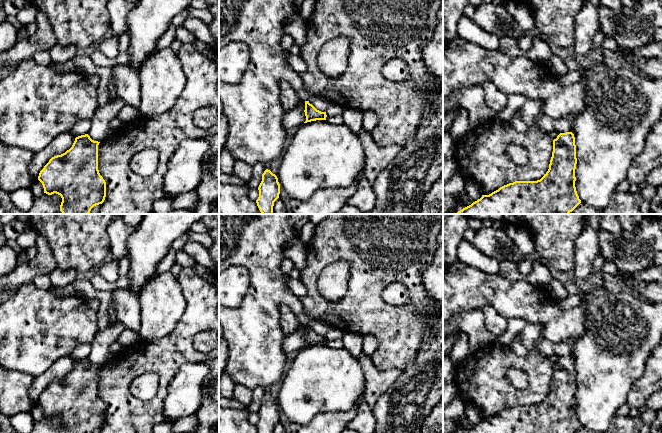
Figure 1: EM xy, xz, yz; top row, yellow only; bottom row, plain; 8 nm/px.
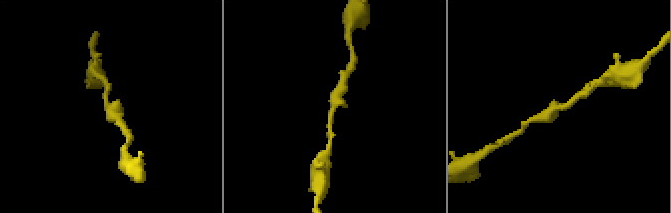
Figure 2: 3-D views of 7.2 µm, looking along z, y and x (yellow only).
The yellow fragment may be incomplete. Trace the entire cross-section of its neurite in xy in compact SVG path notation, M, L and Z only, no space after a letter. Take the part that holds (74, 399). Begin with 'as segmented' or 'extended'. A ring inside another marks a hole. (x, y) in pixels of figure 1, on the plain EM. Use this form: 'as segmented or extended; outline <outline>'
as segmented; outline M88 358L78 360L69 374L52 381L40 395L38 404L43 409L44 417L61 420L60 433L92 433L104 426L106 406L98 394L99 367L92 364Z

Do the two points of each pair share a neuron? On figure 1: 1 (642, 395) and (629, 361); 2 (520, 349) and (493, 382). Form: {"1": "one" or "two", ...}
{"1": "two", "2": "two"}

